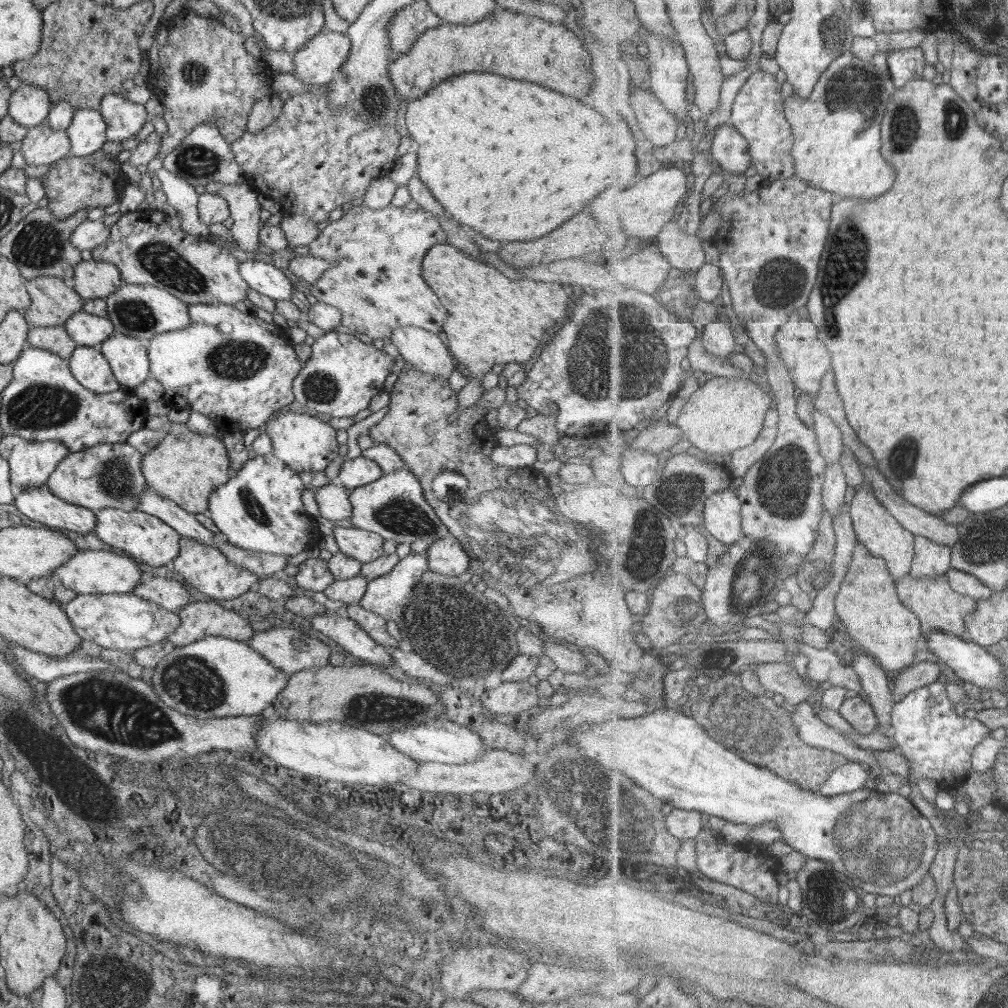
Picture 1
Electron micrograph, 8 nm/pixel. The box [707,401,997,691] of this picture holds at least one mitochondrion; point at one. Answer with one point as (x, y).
(785, 474)

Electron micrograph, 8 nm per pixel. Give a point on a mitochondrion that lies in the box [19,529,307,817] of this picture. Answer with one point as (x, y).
(114, 711)

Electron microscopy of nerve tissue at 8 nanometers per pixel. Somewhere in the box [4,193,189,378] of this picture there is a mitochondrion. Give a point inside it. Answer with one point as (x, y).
(38, 246)

